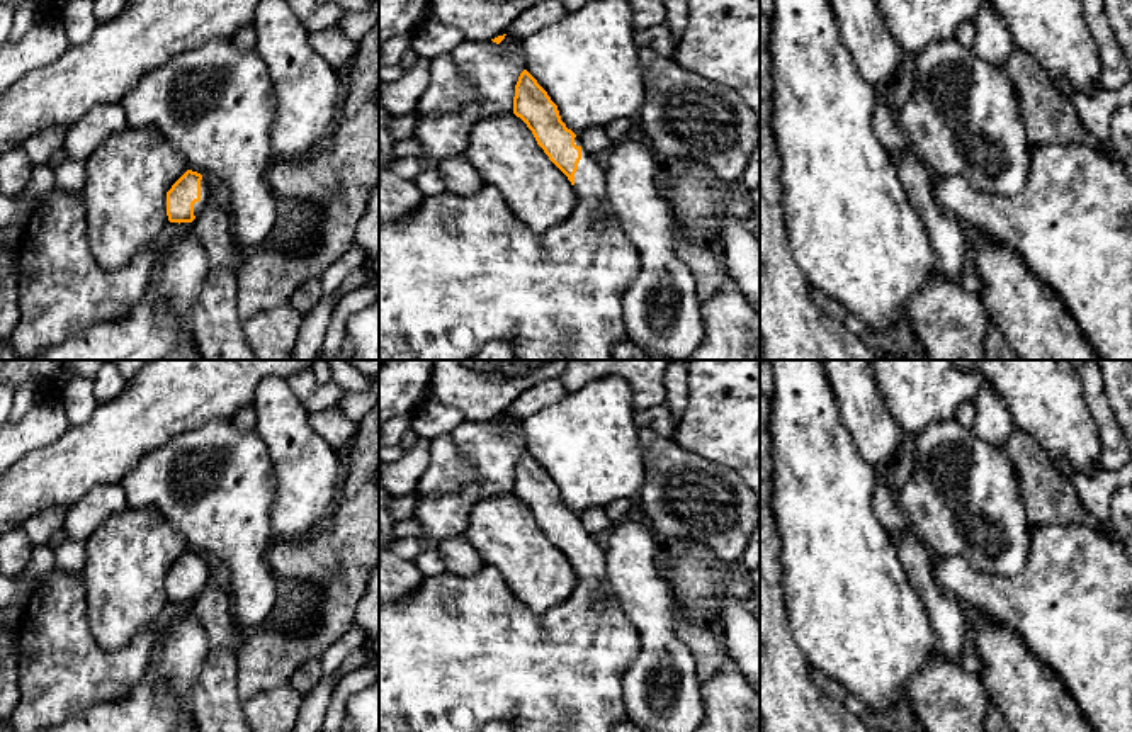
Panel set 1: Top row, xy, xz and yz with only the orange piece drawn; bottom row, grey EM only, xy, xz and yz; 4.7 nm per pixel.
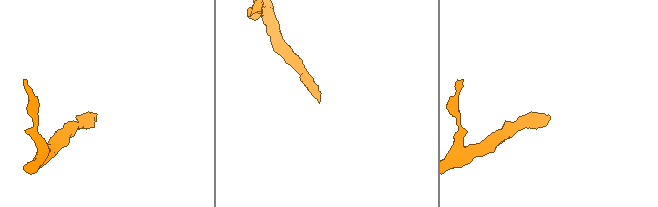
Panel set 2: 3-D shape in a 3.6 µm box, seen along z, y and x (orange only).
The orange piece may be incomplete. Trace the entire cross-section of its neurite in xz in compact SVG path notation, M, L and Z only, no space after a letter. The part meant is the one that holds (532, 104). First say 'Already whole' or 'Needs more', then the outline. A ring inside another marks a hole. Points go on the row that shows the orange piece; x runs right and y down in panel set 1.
Needs more. M527 70L520 73L515 85L513 114L527 124L537 144L574 187L578 199L576 211L568 221L537 233L512 211L500 189L484 183L471 197L457 197L447 192L439 197L425 197L415 212L396 221L379 221L379 360L471 360L491 341L510 343L518 360L610 360L610 348L627 340L622 297L637 275L641 260L620 228L605 216L605 170L583 148L580 136L566 127L558 105Z

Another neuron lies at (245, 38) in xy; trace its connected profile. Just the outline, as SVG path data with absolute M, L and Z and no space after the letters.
M250 22L243 25L241 29L238 29L231 41L240 49L255 48L257 34L255 34L253 24Z

